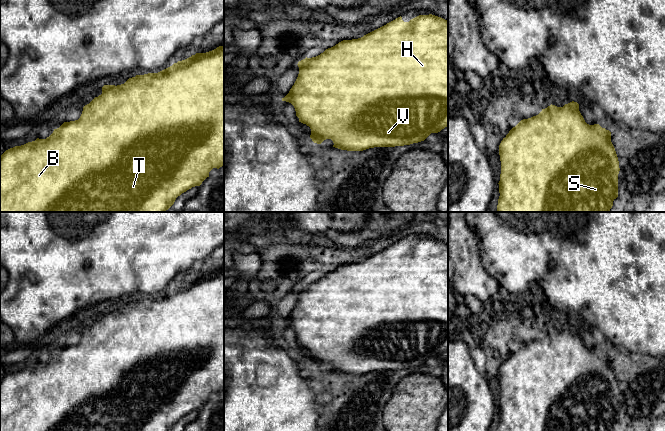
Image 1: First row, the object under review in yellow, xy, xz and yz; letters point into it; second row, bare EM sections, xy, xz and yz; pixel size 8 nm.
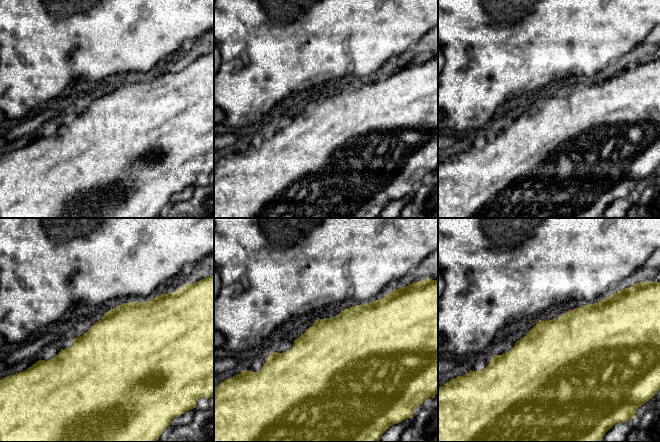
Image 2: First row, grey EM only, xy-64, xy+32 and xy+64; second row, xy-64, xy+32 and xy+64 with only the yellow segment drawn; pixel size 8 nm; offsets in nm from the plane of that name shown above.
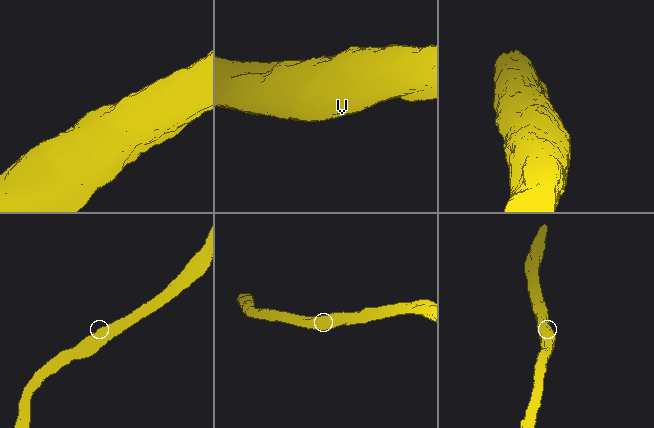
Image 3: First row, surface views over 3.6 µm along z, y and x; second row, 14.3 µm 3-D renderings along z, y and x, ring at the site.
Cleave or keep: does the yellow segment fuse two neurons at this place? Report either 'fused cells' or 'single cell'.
single cell

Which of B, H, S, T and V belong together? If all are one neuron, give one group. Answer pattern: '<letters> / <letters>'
B H S T V

